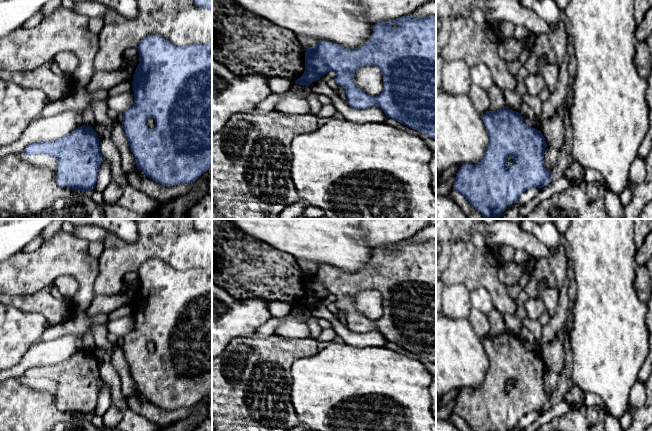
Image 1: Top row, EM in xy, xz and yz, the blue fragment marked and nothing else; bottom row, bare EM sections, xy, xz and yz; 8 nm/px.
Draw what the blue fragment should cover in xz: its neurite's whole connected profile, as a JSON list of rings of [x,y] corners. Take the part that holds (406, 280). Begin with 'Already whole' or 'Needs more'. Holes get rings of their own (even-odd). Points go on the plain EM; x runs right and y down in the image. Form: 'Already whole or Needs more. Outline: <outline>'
Already whole. Outline: [[[412,238],[396,244],[382,245],[373,249],[373,258],[361,271],[348,273],[328,265],[320,265],[305,276],[305,295],[295,307],[310,310],[329,295],[335,295],[334,302],[339,310],[345,312],[347,328],[354,333],[379,331],[388,342],[392,342],[412,353],[418,354],[436,364],[436,239],[413,242]],[[364,290],[376,290],[381,293],[384,312],[379,320],[373,321],[354,307],[355,295]]]

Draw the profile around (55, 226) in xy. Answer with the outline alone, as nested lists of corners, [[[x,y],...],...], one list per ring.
[[[54,219],[50,225],[48,225],[42,235],[43,241],[49,241],[57,232],[61,230],[63,219]]]

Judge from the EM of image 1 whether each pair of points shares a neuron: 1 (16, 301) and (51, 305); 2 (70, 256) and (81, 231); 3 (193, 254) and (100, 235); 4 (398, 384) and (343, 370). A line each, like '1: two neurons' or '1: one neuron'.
1: one neuron
2: two neurons
3: two neurons
4: one neuron

